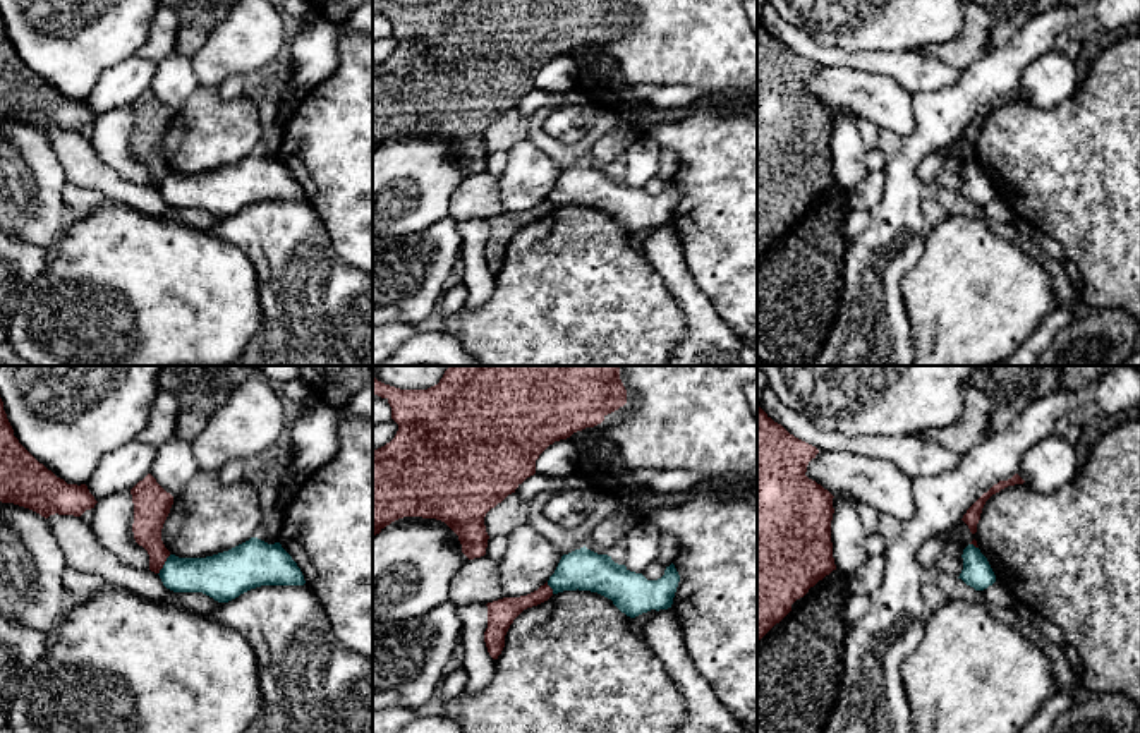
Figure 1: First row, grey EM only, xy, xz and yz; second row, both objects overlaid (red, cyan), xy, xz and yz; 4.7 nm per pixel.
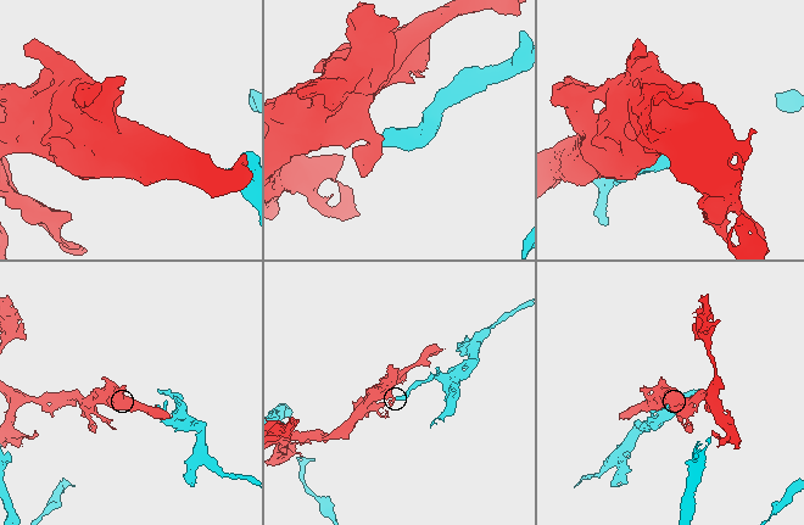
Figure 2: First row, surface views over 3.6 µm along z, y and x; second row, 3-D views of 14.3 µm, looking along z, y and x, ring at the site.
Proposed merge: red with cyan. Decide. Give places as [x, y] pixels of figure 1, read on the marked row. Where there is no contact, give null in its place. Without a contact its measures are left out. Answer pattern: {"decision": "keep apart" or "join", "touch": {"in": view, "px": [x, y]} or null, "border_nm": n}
{"decision": "keep apart", "touch": {"in": "xy", "px": [163, 563]}, "border_nm": 110}

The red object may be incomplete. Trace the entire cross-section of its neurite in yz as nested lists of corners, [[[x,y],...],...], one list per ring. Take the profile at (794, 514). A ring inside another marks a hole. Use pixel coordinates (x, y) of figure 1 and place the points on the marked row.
[[[757,405],[757,642],[797,599],[836,570],[831,542],[834,496],[805,476],[817,453]]]

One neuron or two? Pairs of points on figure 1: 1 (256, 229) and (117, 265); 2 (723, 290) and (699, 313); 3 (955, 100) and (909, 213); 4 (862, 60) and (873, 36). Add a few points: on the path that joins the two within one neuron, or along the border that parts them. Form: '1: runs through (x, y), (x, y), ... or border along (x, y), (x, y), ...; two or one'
1: border along (206, 232), (234, 244), (251, 263); two
2: border along (689, 266), (694, 282), (735, 333); two
3: runs through (934, 127), (907, 158), (907, 186); one
4: border along (828, 45), (838, 45), (852, 52), (909, 48); two

